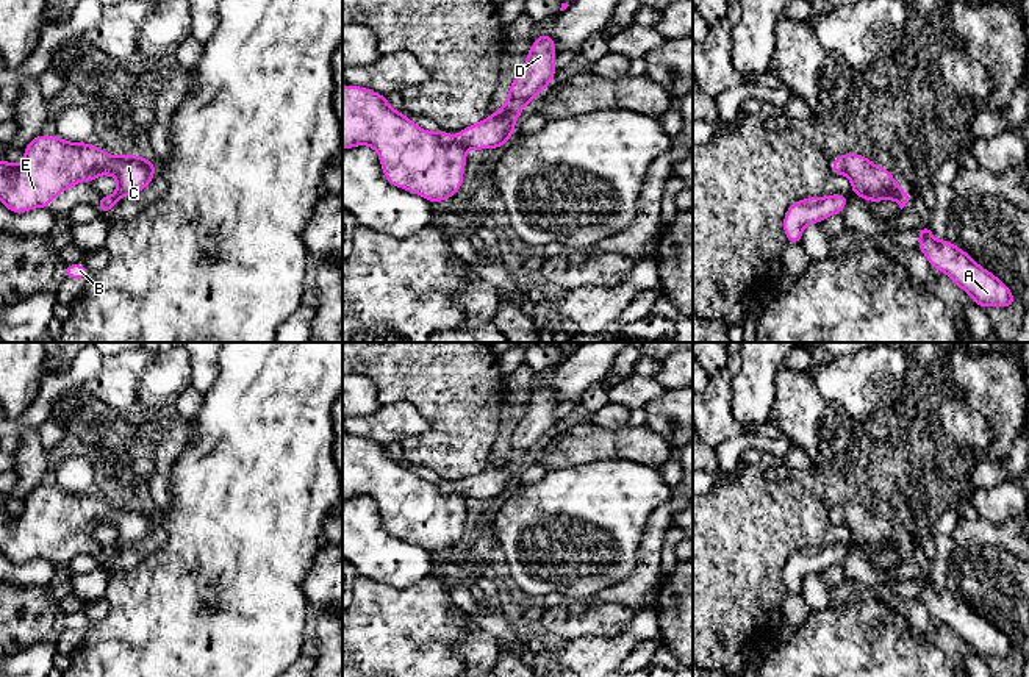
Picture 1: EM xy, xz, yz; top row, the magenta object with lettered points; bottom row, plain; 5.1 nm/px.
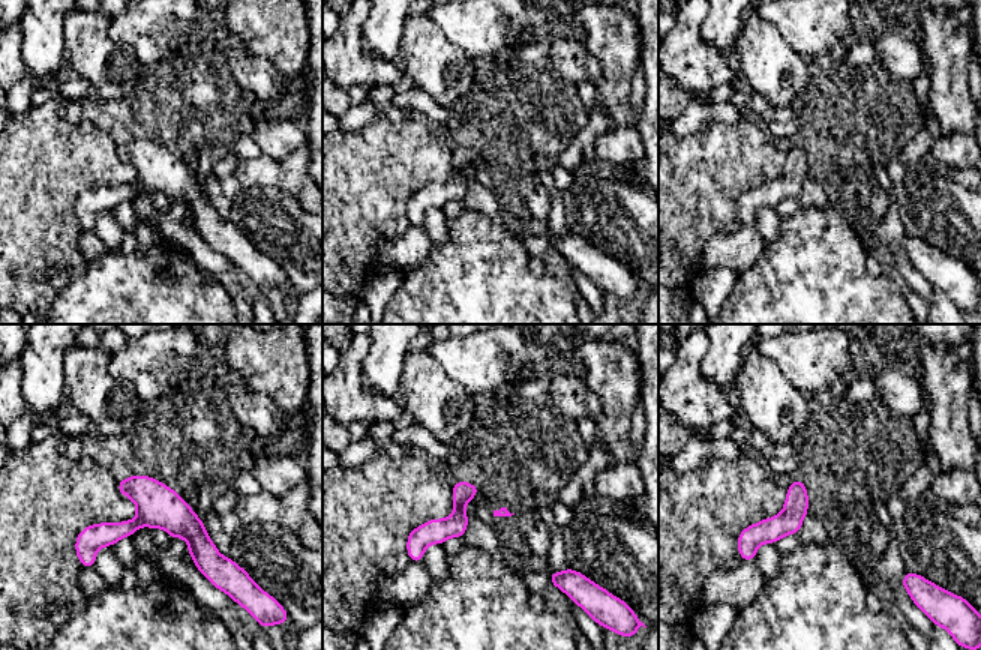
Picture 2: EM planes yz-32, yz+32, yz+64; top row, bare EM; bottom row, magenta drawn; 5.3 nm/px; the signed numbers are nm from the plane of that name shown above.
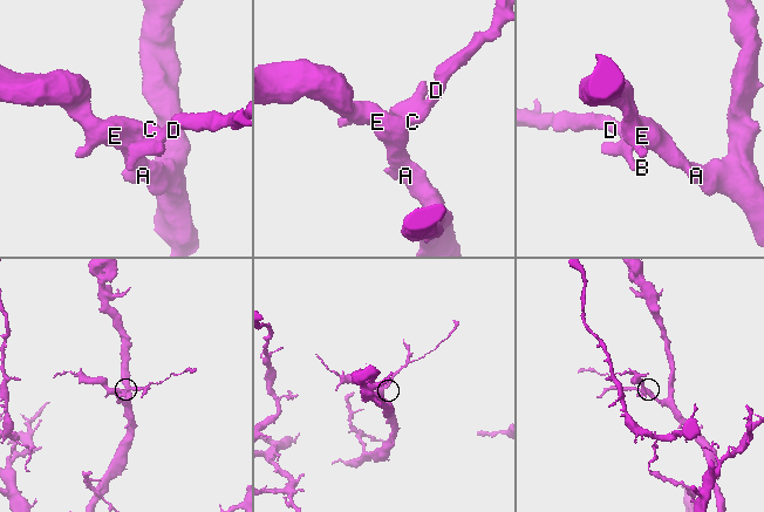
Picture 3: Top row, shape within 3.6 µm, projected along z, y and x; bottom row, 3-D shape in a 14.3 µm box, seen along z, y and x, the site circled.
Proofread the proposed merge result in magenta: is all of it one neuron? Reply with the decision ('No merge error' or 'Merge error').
No merge error

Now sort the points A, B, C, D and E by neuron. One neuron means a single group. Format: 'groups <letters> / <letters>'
groups A B C D E

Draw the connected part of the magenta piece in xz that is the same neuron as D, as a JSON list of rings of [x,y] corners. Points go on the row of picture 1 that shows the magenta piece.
[[[541,33],[530,45],[525,64],[508,86],[508,100],[496,113],[479,124],[463,128],[457,136],[441,130],[432,133],[418,127],[402,111],[394,111],[380,92],[363,86],[342,86],[342,150],[371,145],[380,158],[380,166],[389,184],[418,194],[432,205],[454,197],[463,186],[466,152],[469,149],[500,149],[514,136],[514,124],[525,105],[549,88],[557,72],[555,41]]]

